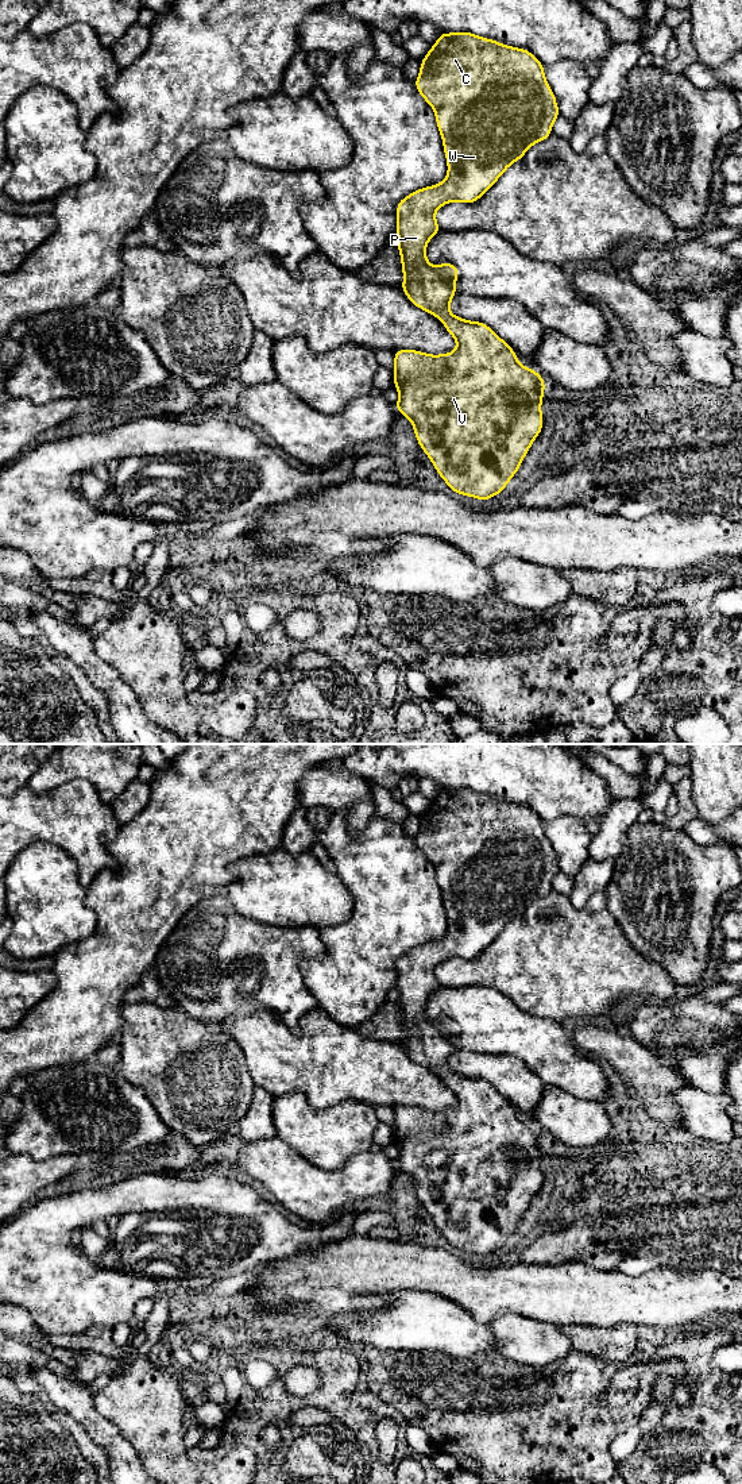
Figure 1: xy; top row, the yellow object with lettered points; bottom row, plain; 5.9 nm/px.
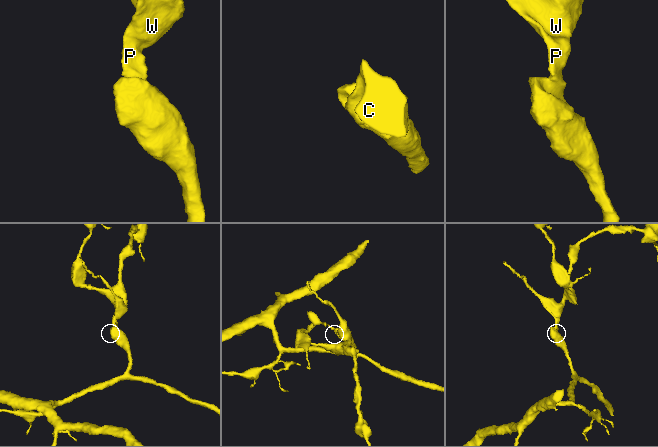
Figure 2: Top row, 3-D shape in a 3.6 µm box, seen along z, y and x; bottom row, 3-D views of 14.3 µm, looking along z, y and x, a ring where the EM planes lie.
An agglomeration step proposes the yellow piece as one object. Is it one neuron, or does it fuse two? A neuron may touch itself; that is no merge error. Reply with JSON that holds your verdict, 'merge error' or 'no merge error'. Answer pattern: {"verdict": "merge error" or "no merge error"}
{"verdict": "no merge error"}

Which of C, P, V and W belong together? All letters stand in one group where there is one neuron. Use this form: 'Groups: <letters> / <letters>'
Groups: C P V W

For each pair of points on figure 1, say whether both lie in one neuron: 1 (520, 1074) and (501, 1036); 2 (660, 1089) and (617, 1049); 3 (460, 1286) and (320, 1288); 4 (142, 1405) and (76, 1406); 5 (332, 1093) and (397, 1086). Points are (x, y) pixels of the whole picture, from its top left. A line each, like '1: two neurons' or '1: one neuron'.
1: two neurons
2: one neuron
3: one neuron
4: two neurons
5: one neuron

